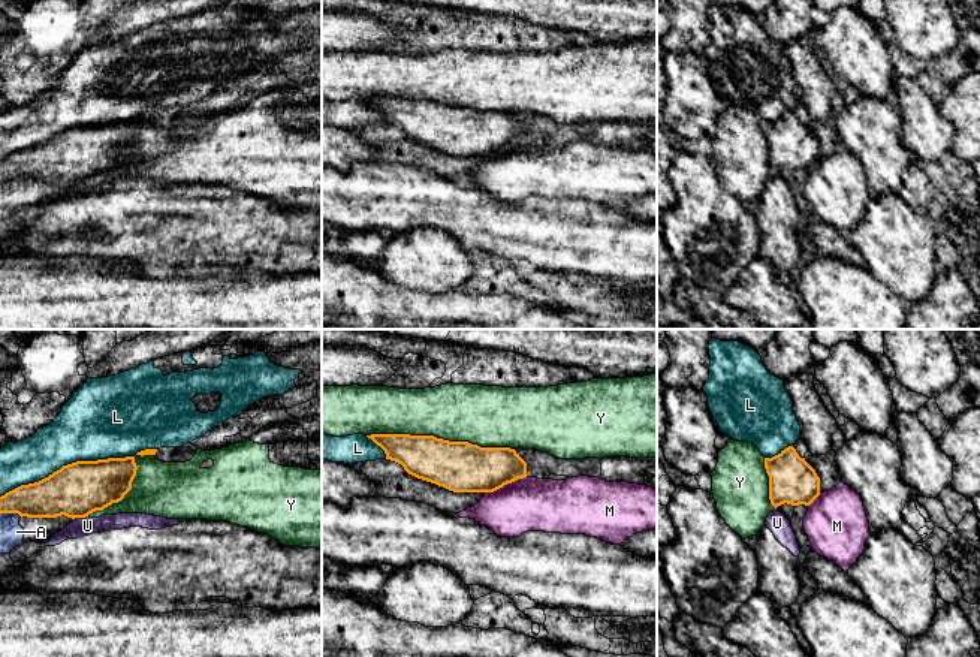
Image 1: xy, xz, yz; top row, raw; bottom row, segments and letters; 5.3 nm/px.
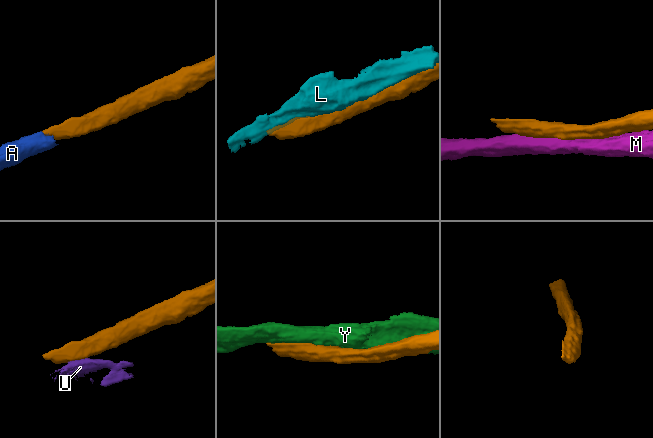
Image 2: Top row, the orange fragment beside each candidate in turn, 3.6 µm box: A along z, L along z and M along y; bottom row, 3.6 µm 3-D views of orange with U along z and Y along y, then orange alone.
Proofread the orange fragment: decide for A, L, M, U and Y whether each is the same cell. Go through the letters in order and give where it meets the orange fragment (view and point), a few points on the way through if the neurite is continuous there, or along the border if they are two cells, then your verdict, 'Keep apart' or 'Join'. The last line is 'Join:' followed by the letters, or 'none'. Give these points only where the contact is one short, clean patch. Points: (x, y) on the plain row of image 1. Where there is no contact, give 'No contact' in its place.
A: Touches orange at xy (11, 177). Path across: xy (54, 160), (24, 165), (11, 177), (11, 198). Join
L: Touches orange at xy (78, 126). Keep apart
M: Touches orange at xz (504, 148). Keep apart
U: Touches orange at xy (80, 181). Boundary: xy (87, 180), (74, 184). Keep apart
Y: Touches orange at xz (440, 104). Keep apart
Join: A

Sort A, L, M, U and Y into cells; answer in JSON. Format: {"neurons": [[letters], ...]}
{"neurons": [["A"], ["L"], ["M"], ["U"], ["Y"]]}

